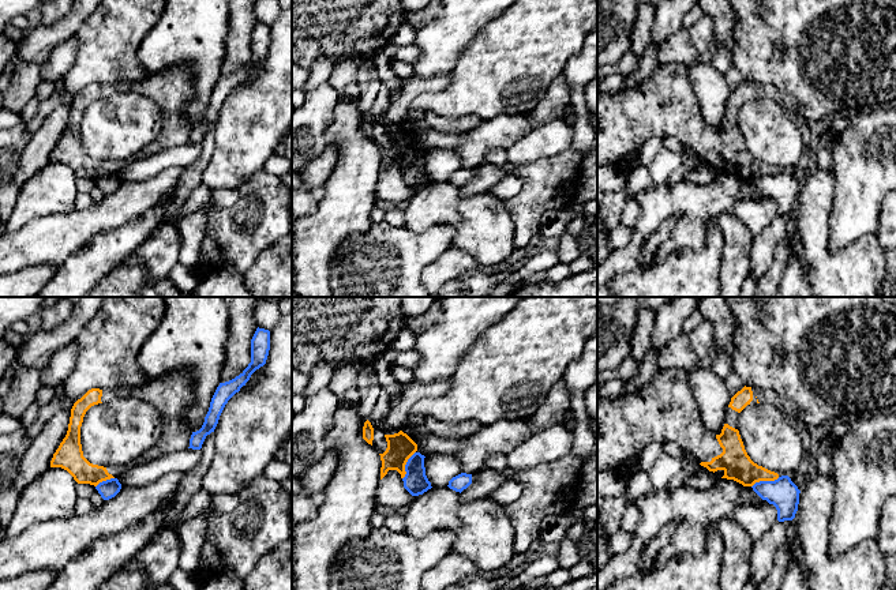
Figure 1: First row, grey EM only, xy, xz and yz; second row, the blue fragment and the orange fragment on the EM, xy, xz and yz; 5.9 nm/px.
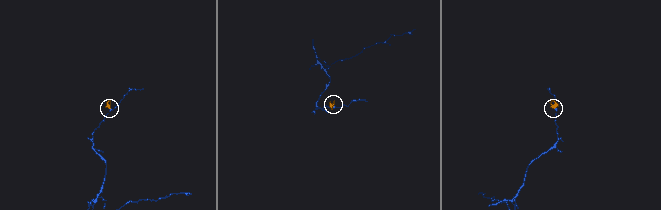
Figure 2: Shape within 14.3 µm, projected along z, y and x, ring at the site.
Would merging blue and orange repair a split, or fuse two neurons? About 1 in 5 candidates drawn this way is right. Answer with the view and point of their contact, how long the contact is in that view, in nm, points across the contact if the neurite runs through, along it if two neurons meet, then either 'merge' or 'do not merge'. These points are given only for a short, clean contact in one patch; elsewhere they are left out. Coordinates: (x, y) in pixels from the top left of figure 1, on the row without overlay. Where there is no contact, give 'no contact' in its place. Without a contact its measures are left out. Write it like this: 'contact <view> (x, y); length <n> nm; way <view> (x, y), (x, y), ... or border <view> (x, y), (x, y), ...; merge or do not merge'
contact yz (765, 176); length 180 nm; border yz (779, 172), (760, 175), (752, 181); do not merge

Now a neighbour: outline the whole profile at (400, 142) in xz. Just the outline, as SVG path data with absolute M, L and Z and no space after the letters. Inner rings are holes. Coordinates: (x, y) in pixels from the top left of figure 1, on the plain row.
M402 125L394 129L385 129L387 143L380 150L380 174L389 165L397 165L401 173L405 172L405 159L408 154L417 146L417 139Z

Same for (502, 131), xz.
M499 114L492 120L480 121L477 127L465 132L464 139L453 147L461 159L462 168L473 169L484 162L486 155L494 149L509 149L511 144L517 143L520 139L531 132L531 119L529 114Z

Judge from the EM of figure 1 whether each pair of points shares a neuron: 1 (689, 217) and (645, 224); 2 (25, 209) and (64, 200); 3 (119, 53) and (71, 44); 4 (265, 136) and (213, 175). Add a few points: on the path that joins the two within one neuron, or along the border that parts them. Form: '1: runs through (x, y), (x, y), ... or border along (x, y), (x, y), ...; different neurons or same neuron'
1: runs through (679, 210), (659, 210), (656, 213); same neuron
2: runs through (34, 200), (55, 200); same neuron
3: border along (77, 34), (77, 55), (64, 75); different neurons
4: runs through (252, 138), (225, 165); same neuron

